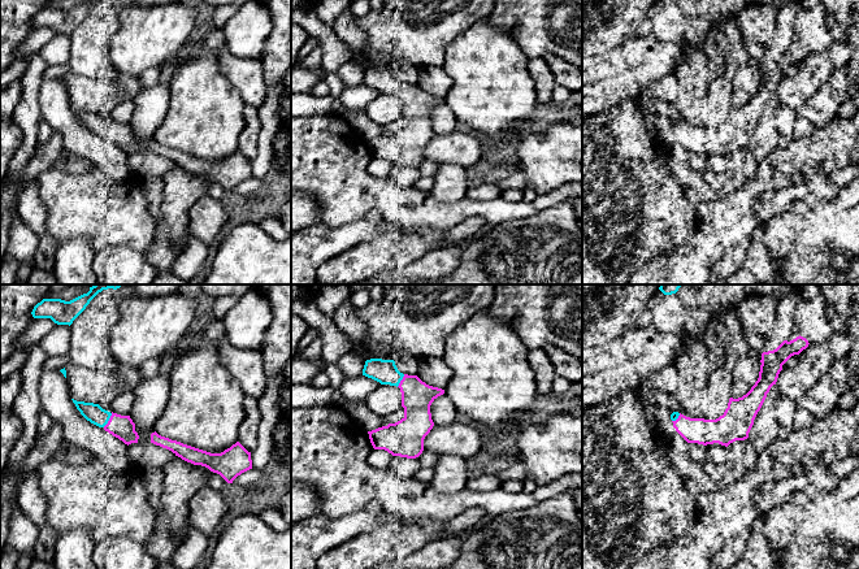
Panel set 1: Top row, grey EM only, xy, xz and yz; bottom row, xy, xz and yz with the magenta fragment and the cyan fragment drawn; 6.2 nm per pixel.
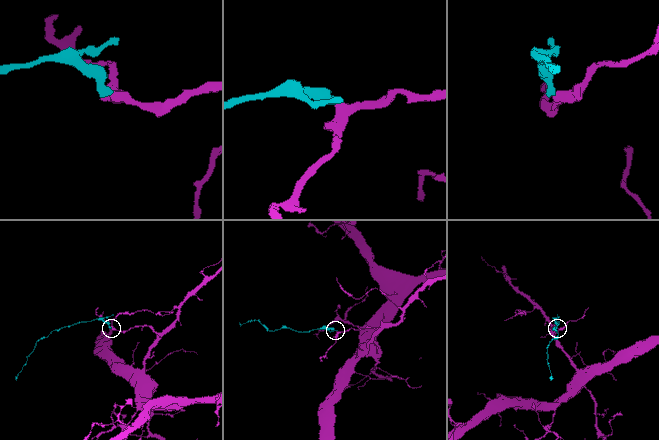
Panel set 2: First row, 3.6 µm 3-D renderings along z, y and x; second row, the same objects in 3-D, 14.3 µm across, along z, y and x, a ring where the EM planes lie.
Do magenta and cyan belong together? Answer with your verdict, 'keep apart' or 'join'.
join

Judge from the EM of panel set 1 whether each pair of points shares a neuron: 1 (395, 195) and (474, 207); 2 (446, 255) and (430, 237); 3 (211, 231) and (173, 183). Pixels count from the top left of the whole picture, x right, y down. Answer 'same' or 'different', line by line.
1: same
2: different
3: different

